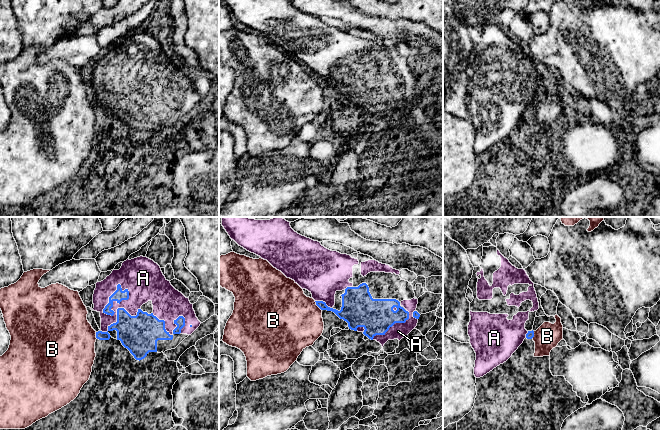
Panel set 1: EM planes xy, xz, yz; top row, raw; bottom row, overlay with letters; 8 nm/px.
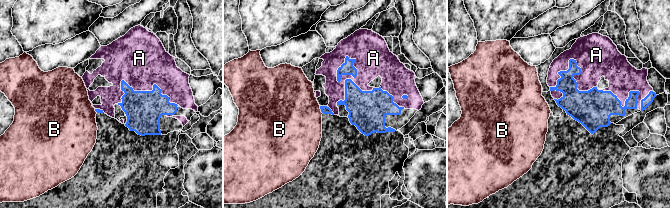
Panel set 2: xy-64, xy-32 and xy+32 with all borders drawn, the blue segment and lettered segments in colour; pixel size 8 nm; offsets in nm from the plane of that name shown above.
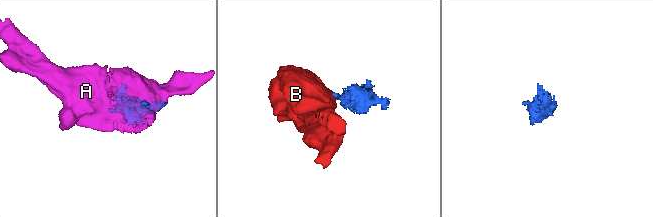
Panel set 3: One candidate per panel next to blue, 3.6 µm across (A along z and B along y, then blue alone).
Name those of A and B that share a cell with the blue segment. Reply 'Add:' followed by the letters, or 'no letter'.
Add: A

